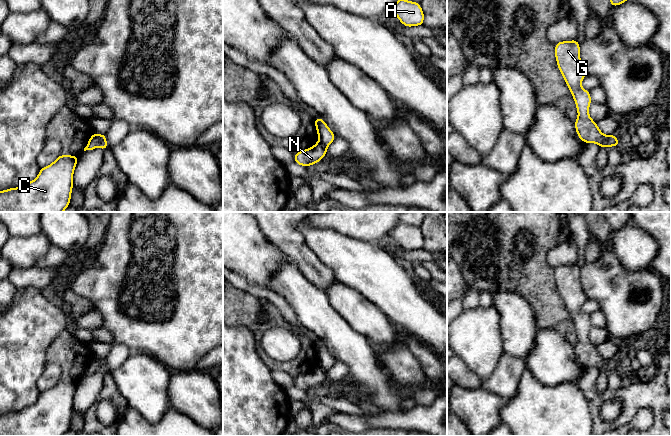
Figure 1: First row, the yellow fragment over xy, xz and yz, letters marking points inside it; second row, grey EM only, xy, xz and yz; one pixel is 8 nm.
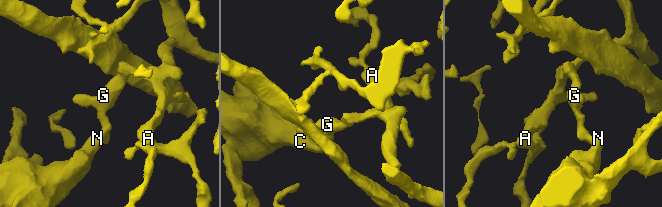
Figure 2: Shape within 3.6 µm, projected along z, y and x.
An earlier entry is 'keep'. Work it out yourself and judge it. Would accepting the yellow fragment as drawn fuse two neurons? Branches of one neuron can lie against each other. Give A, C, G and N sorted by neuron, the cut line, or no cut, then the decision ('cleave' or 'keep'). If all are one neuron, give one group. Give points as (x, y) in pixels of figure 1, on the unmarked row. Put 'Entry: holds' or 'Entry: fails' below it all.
A G / C N; cut in xy along (98, 359), (99, 370); cleave
Entry: fails

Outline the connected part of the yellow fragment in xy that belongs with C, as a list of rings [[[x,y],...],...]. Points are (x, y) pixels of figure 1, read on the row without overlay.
[[[59,379],[33,405],[0,415],[0,436],[63,436],[70,429],[78,382]]]

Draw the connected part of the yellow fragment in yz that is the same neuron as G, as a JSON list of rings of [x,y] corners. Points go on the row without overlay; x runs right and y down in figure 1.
[[[574,263],[556,267],[555,282],[577,331],[578,342],[574,349],[578,361],[584,367],[597,367],[600,372],[603,372],[604,358],[589,340],[589,330],[592,326],[590,317],[581,310],[587,297],[582,291],[578,265]]]

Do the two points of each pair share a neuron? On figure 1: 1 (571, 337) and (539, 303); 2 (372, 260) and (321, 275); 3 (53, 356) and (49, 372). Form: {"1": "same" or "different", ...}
{"1": "same", "2": "different", "3": "different"}

